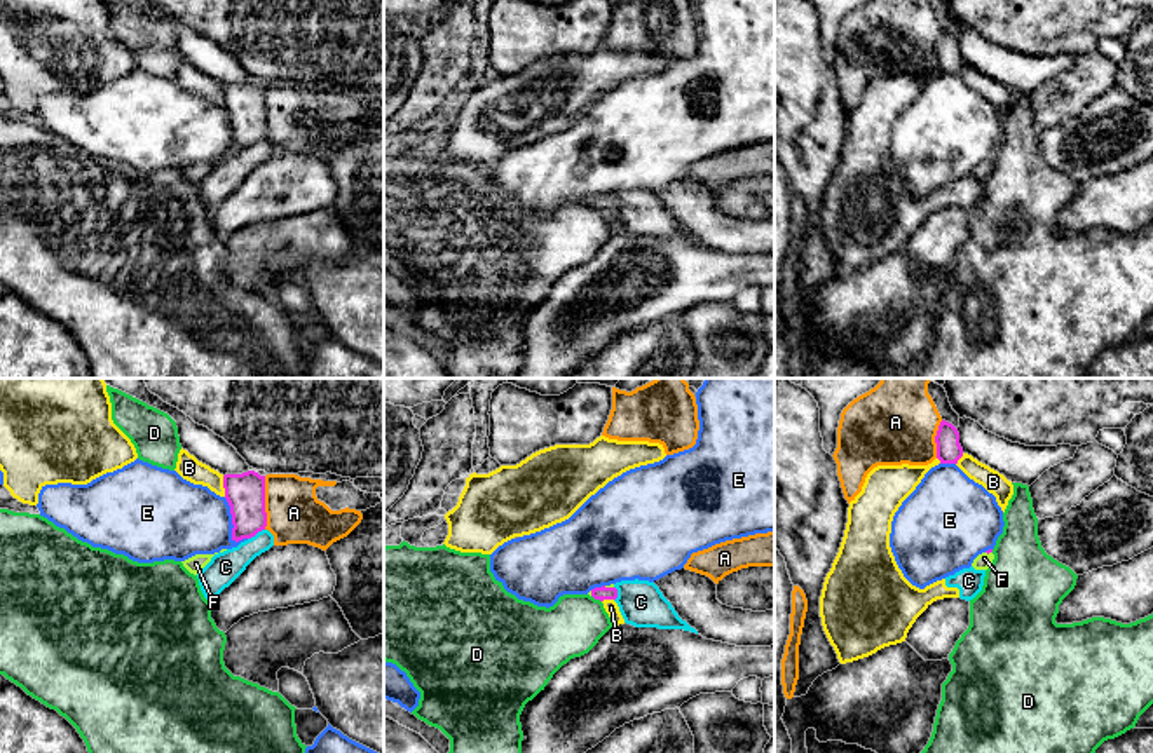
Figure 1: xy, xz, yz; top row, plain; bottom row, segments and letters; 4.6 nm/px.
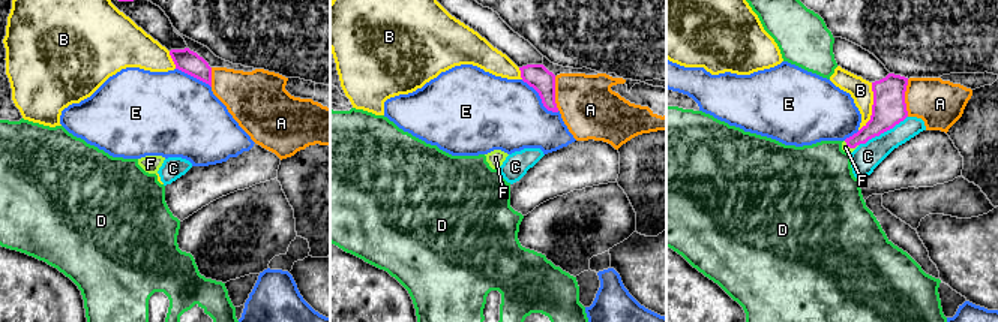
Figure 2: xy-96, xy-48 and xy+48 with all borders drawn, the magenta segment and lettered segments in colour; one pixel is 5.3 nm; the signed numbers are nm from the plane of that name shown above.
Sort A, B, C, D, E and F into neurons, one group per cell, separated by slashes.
A / B C / D / E / F

